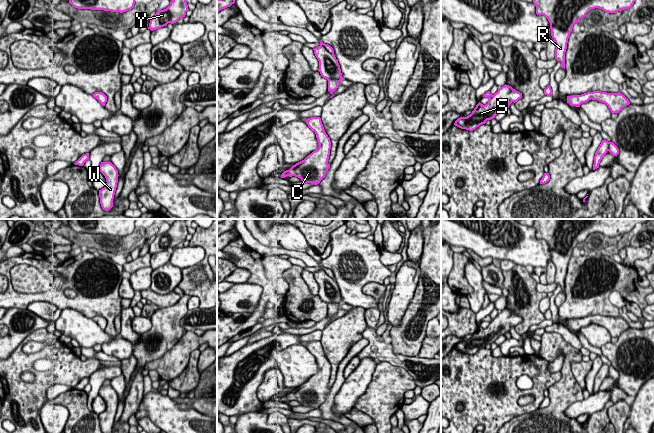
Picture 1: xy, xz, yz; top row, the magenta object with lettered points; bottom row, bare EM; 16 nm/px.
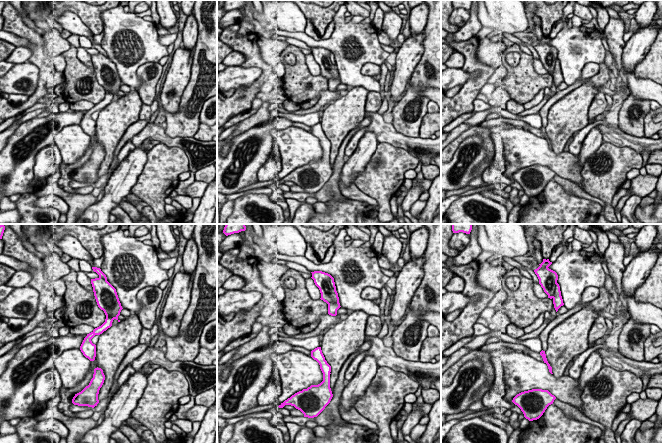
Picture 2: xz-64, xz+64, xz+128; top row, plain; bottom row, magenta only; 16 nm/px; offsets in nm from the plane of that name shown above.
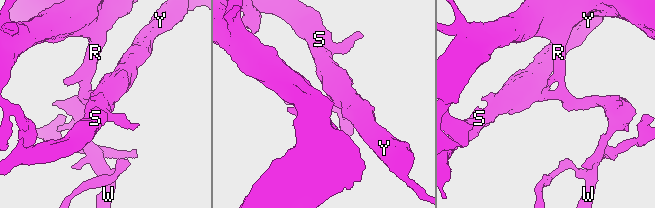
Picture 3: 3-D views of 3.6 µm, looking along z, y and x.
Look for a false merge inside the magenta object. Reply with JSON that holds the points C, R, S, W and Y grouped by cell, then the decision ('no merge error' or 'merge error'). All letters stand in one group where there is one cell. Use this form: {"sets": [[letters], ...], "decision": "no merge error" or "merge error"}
{"sets": [["C", "S", "W", "Y"], ["R"]], "decision": "merge error"}

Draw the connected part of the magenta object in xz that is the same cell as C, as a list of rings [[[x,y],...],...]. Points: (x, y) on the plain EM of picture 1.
[[[331,365],[324,370],[319,368],[317,374],[309,378],[304,384],[293,389],[289,394],[281,398],[281,402],[287,400],[298,401],[302,406],[317,409],[325,401],[326,396],[330,392],[328,387]]]

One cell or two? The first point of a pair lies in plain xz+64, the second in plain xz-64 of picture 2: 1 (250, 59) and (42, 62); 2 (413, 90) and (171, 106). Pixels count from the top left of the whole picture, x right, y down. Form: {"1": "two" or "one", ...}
{"1": "one", "2": "two"}

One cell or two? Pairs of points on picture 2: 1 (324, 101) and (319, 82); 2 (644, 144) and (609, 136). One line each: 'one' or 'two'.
1: two
2: one

